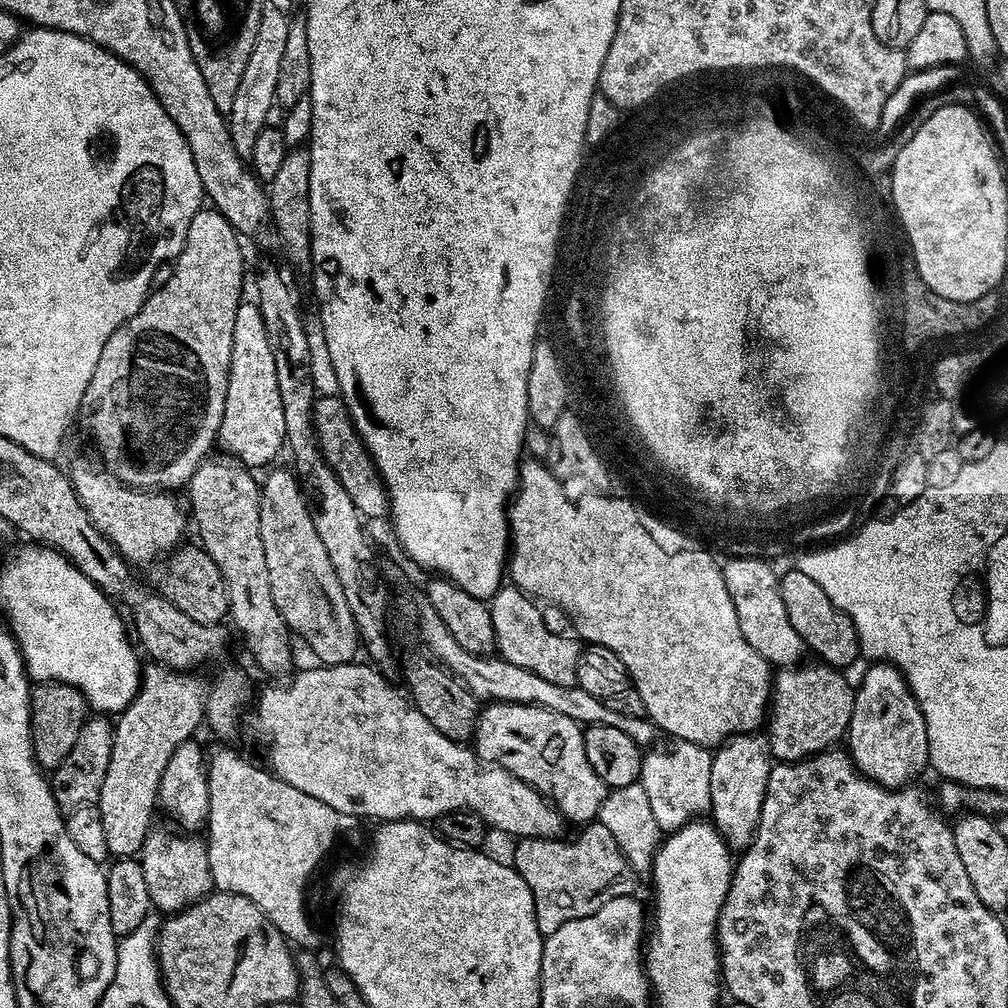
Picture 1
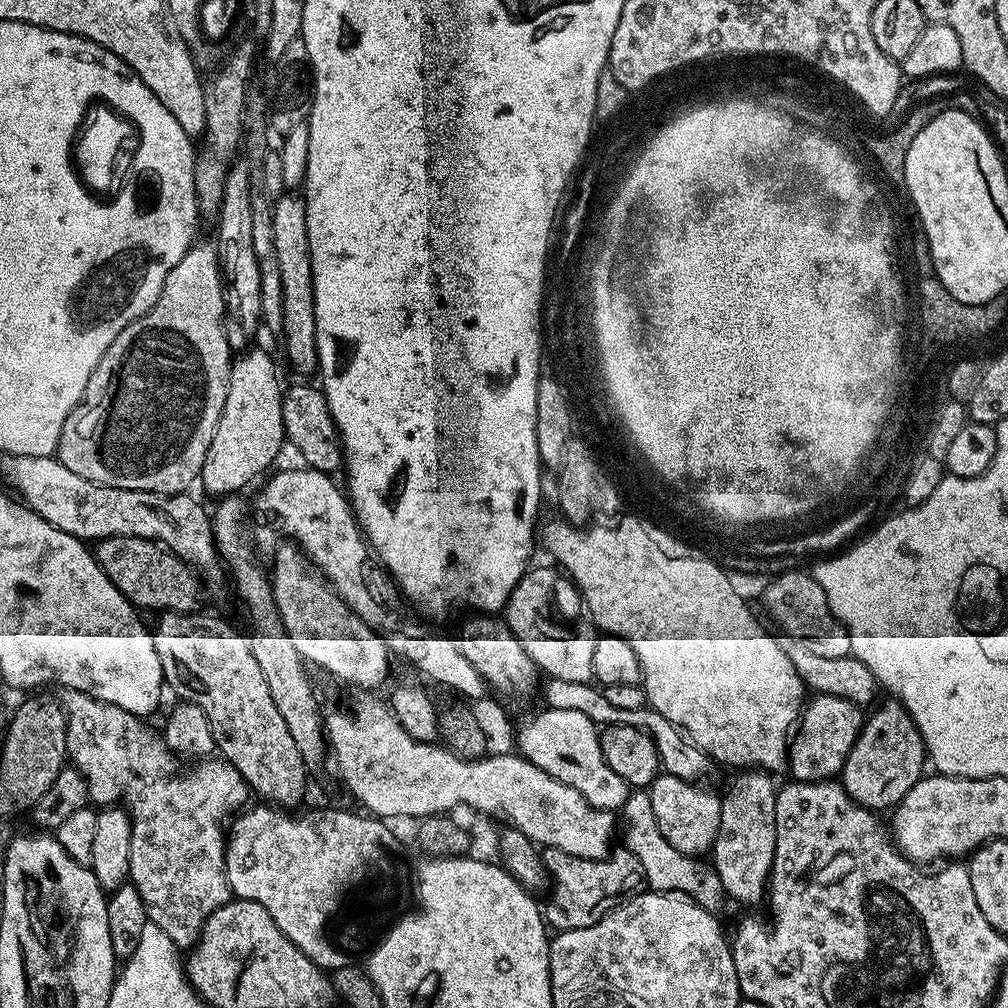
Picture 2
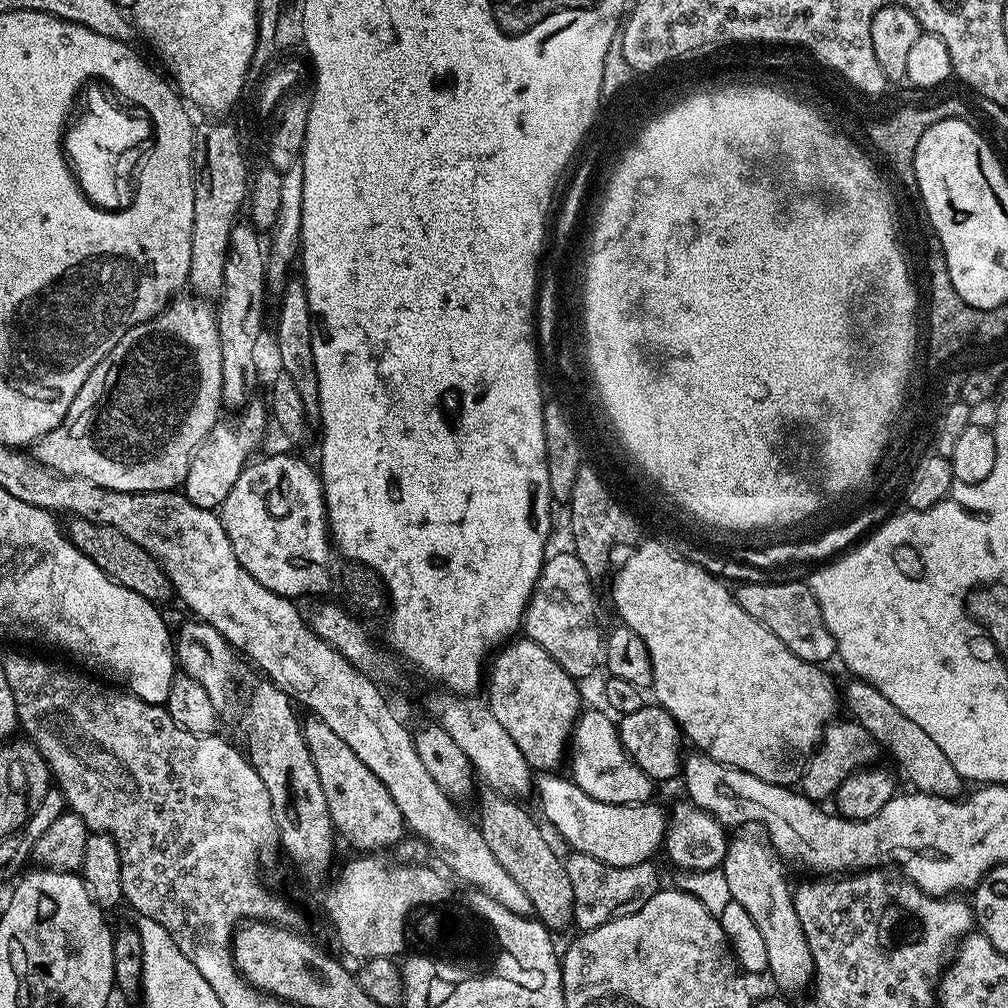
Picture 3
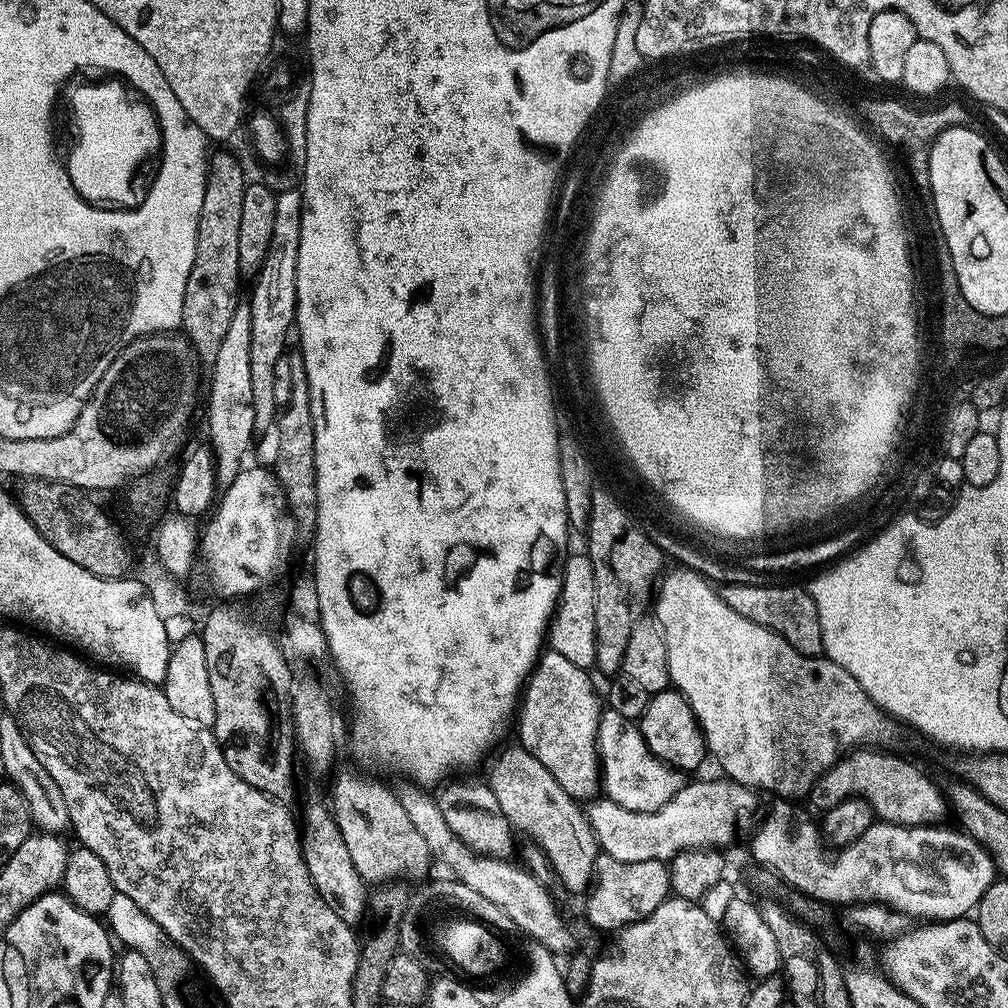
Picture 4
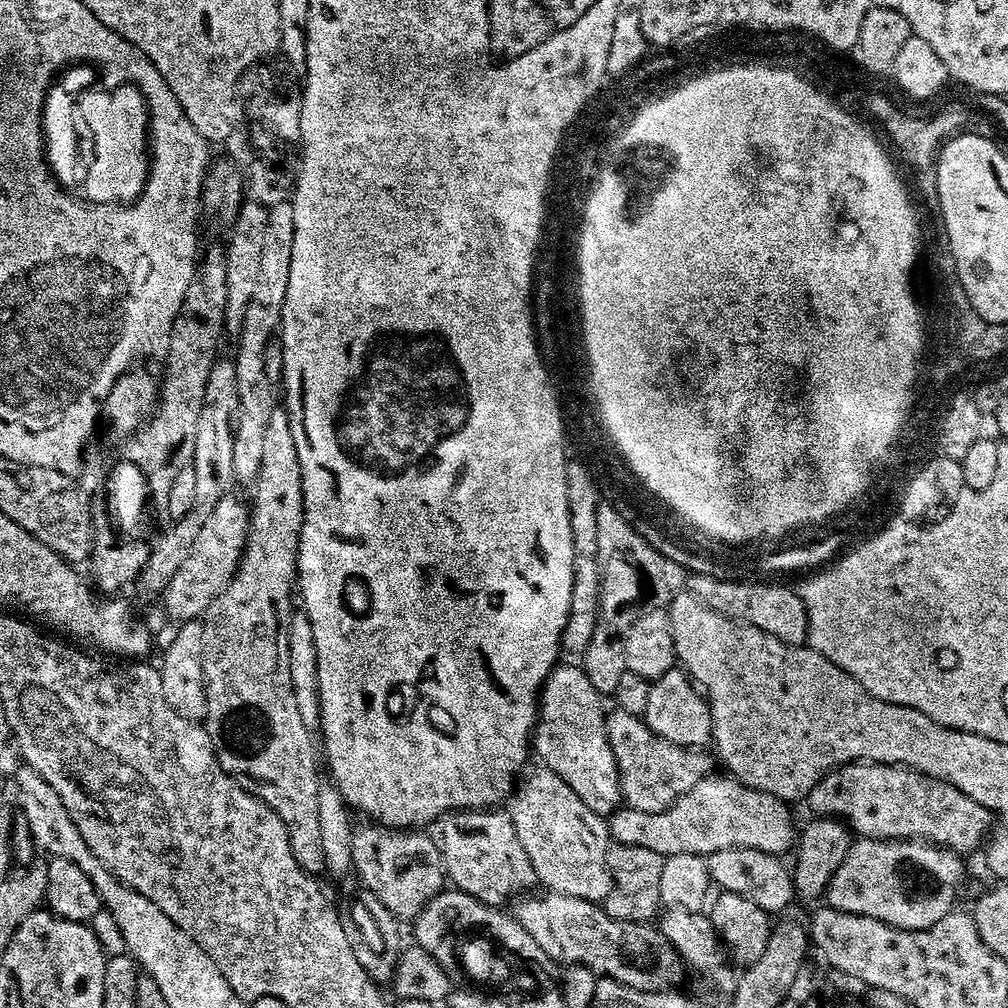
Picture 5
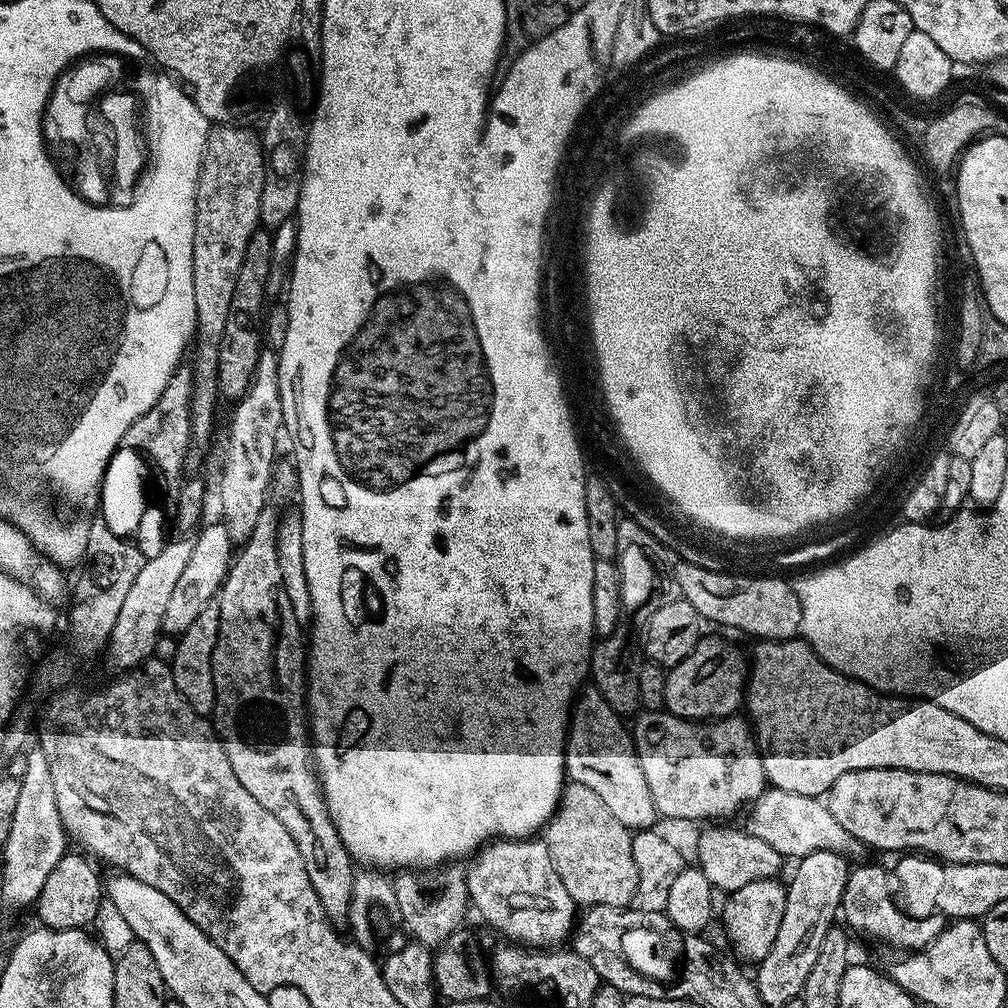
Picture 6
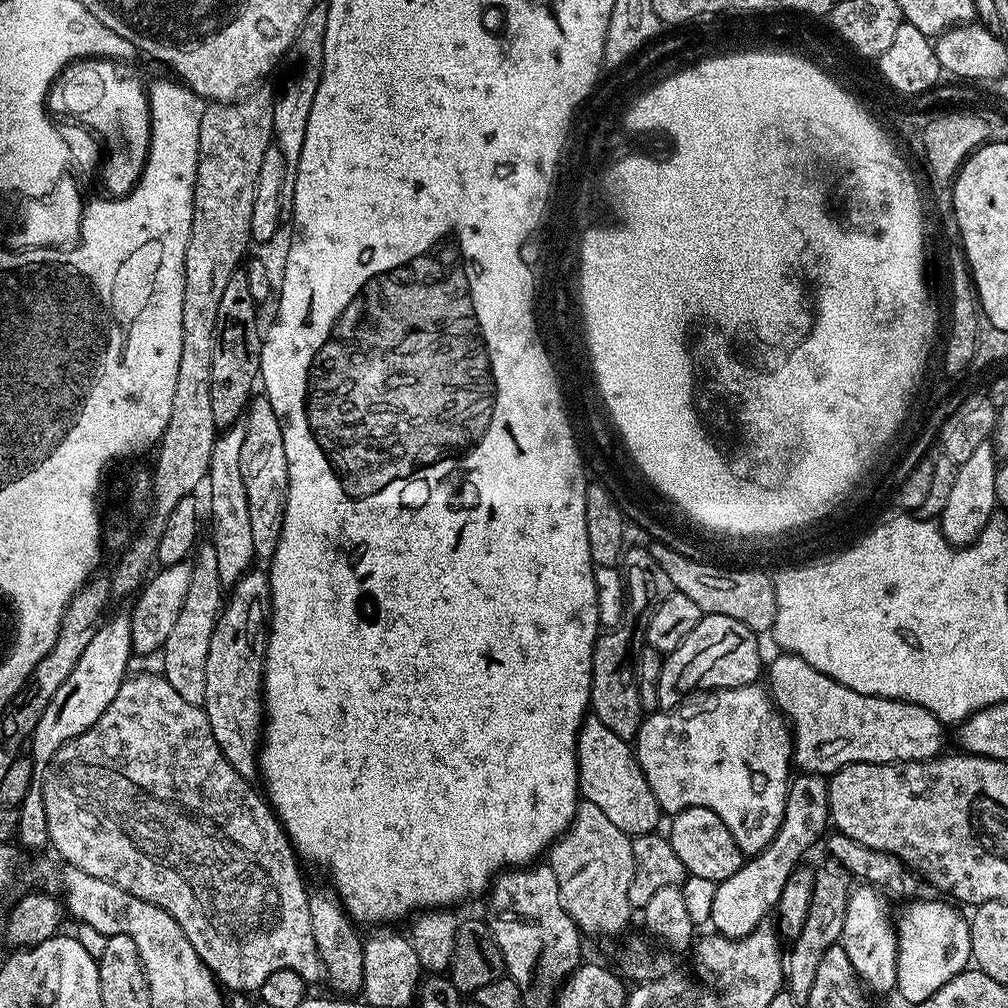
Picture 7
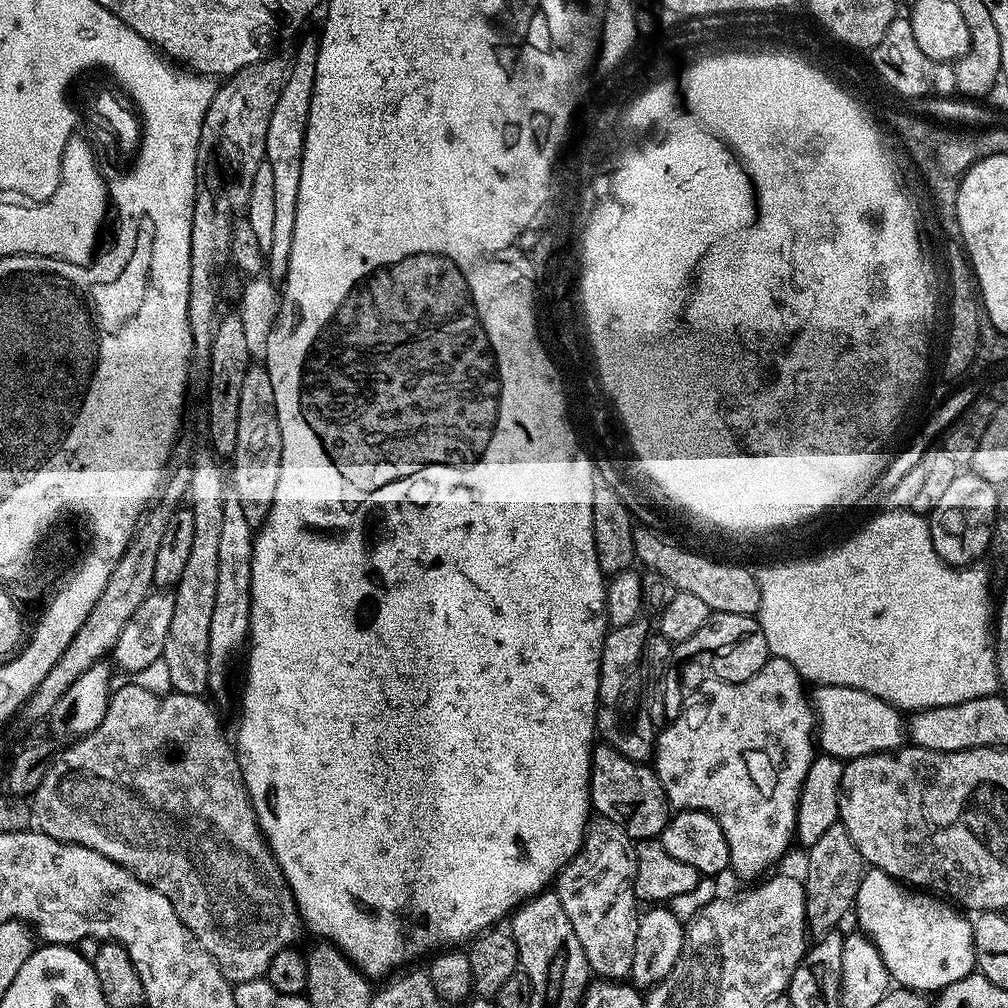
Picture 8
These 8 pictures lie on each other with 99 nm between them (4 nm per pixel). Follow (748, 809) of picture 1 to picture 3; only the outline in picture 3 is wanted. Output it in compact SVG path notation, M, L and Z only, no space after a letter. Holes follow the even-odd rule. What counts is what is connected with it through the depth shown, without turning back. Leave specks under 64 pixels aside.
M744 832L741 836L733 835L728 841L728 849L722 865L726 876L727 885L730 886L730 894L738 906L746 906L746 914L754 918L754 926L762 930L765 939L766 954L769 956L767 971L776 979L776 984L781 993L800 992L804 987L811 985L814 980L816 964L812 961L812 951L808 945L806 934L802 930L802 922L798 922L798 910L794 906L792 897L793 889L788 888L788 880L784 877L785 861L772 848L771 842L763 835L755 836L752 832Z

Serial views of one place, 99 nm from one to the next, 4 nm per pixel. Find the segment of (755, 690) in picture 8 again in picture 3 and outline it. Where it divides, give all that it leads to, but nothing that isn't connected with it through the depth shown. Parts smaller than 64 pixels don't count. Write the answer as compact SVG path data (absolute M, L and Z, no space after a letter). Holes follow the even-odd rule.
M585 711L576 721L570 740L570 778L582 791L590 794L590 798L598 798L598 802L647 804L653 799L654 782L628 756L620 741L617 721L607 711L604 712Z

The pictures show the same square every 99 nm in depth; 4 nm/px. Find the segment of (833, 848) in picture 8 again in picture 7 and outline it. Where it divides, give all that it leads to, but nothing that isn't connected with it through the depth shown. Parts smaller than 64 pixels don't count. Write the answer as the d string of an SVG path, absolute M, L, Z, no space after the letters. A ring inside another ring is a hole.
M828 858L821 868L815 869L816 881L808 902L808 913L800 935L795 937L796 946L786 960L786 988L793 994L807 994L814 982L814 974L818 970L818 962L830 946L838 943L842 934L842 922L846 922L846 906L848 893L854 887L854 877L838 861Z

